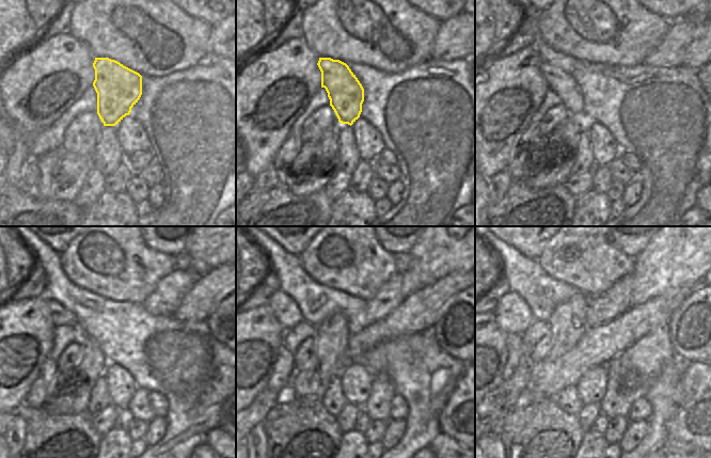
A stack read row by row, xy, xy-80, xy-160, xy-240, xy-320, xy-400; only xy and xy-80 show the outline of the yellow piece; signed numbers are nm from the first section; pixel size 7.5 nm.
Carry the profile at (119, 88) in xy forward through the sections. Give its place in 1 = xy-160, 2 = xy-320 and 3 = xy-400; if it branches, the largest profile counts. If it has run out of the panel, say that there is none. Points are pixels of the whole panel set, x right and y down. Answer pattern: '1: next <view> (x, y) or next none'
1: next xy-160 (564, 85)
2: next xy-320 (285, 310)
3: next xy-400 (512, 314)

